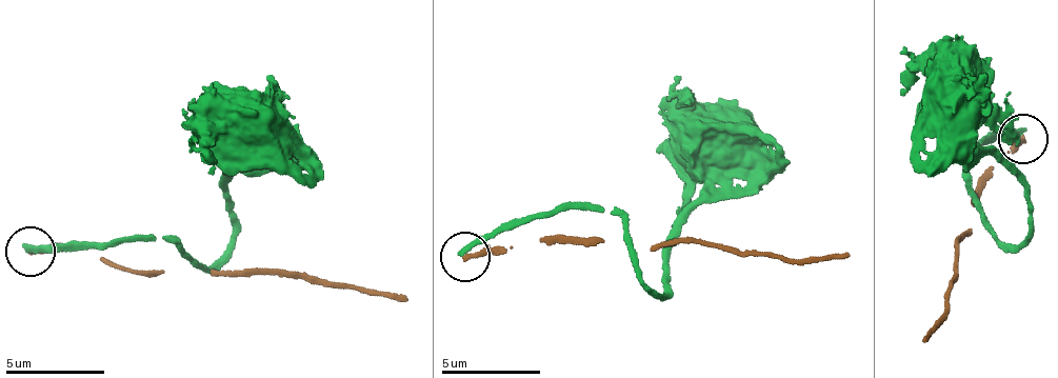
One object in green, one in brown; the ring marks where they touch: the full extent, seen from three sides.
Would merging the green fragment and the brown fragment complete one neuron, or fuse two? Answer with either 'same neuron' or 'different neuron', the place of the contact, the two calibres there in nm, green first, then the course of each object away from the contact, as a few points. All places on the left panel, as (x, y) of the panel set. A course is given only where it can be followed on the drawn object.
different neuron; place (31, 251); calibres 280 and 240 nm; course green (30, 252), (166, 238), (212, 270), (231, 244), (224, 171), (243, 159), (243, 118), (261, 108), (244, 123); course brown (30, 252), (72, 249), (133, 270), (290, 275), (406, 295)

